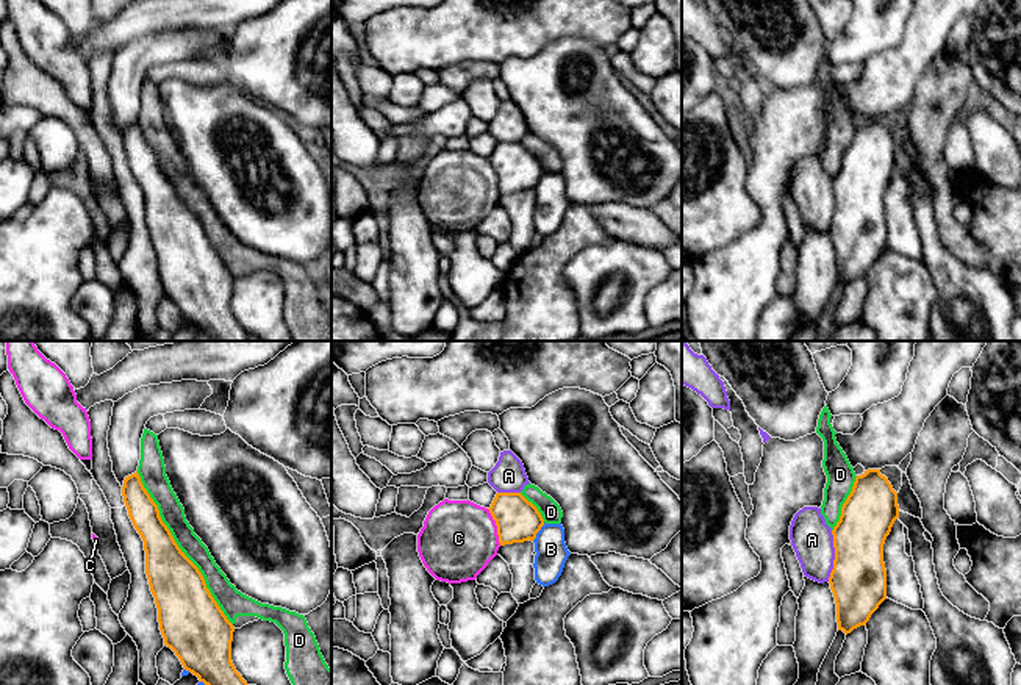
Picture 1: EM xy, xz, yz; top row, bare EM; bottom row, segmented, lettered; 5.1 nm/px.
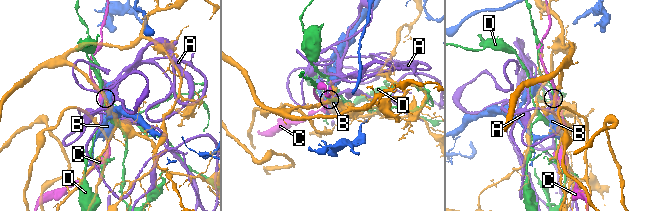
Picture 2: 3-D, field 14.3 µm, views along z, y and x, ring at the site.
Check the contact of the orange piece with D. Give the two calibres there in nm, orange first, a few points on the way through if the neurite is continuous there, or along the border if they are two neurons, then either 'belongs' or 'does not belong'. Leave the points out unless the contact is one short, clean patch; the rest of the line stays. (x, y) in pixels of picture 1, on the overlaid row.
280 nm thick on the orange side, 130 nm on the other; does not belong

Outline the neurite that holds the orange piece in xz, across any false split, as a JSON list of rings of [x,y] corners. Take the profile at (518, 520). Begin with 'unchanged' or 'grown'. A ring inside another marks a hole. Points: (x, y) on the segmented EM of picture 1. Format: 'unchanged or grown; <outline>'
unchanged; [[[497,493],[488,510],[496,521],[500,546],[533,541],[544,525],[538,508],[521,493]]]

